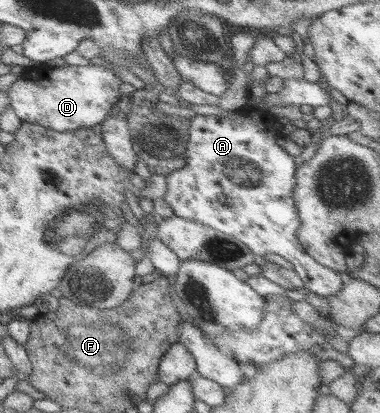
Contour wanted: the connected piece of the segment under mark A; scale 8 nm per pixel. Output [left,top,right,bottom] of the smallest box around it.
[162,108,343,298]

